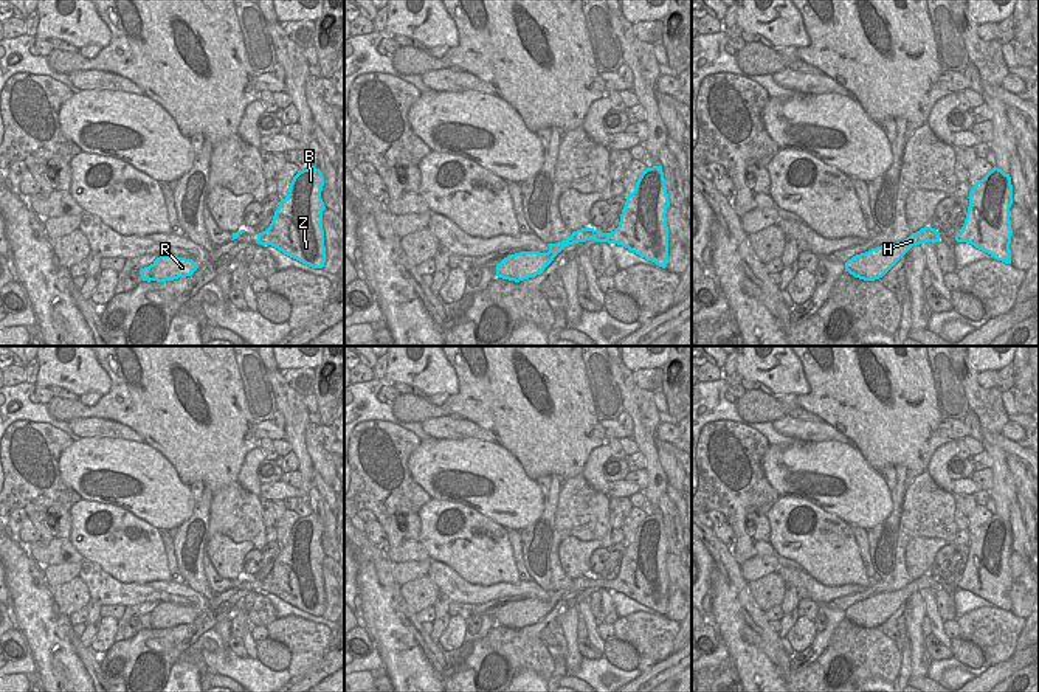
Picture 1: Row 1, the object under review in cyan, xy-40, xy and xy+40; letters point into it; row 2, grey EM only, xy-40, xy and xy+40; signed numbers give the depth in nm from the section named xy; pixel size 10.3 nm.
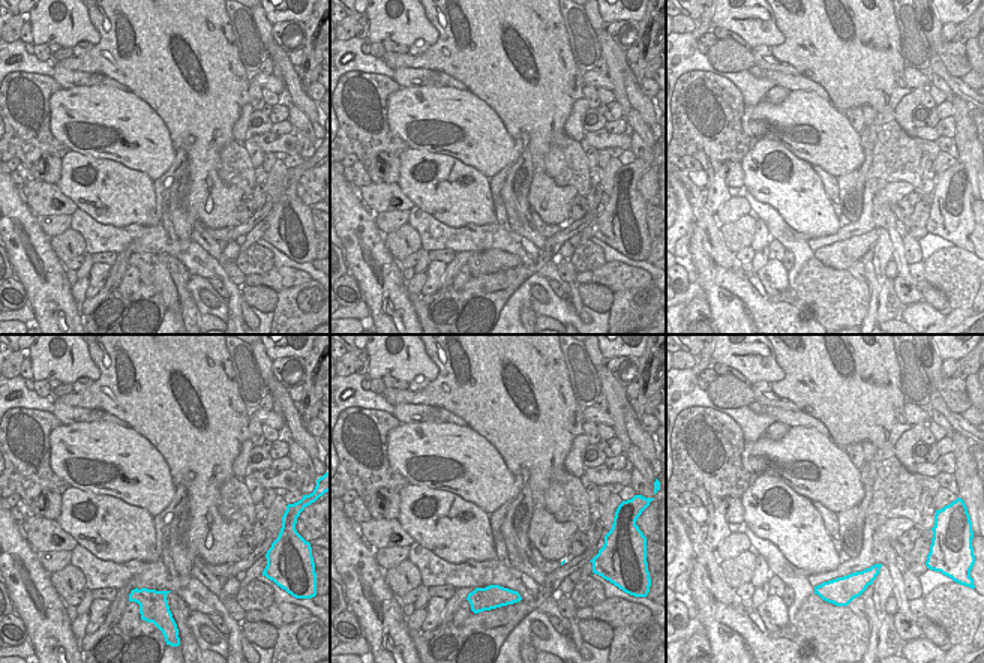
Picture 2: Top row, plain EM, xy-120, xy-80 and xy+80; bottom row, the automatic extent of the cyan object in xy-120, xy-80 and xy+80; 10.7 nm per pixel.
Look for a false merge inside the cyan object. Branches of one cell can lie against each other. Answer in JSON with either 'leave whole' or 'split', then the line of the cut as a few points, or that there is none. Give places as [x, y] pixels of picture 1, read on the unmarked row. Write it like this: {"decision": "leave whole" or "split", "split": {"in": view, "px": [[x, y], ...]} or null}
{"decision": "split", "split": {"in": "xy", "px": [[604, 581], [605, 588]]}}

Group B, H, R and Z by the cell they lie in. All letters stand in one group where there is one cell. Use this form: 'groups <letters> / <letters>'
groups B Z / H R

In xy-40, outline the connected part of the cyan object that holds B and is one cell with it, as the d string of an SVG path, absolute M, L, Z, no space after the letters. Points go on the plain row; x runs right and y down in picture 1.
M310 514L293 524L288 541L281 546L270 574L257 582L256 591L271 593L284 602L312 614L326 610L321 546L324 524Z

